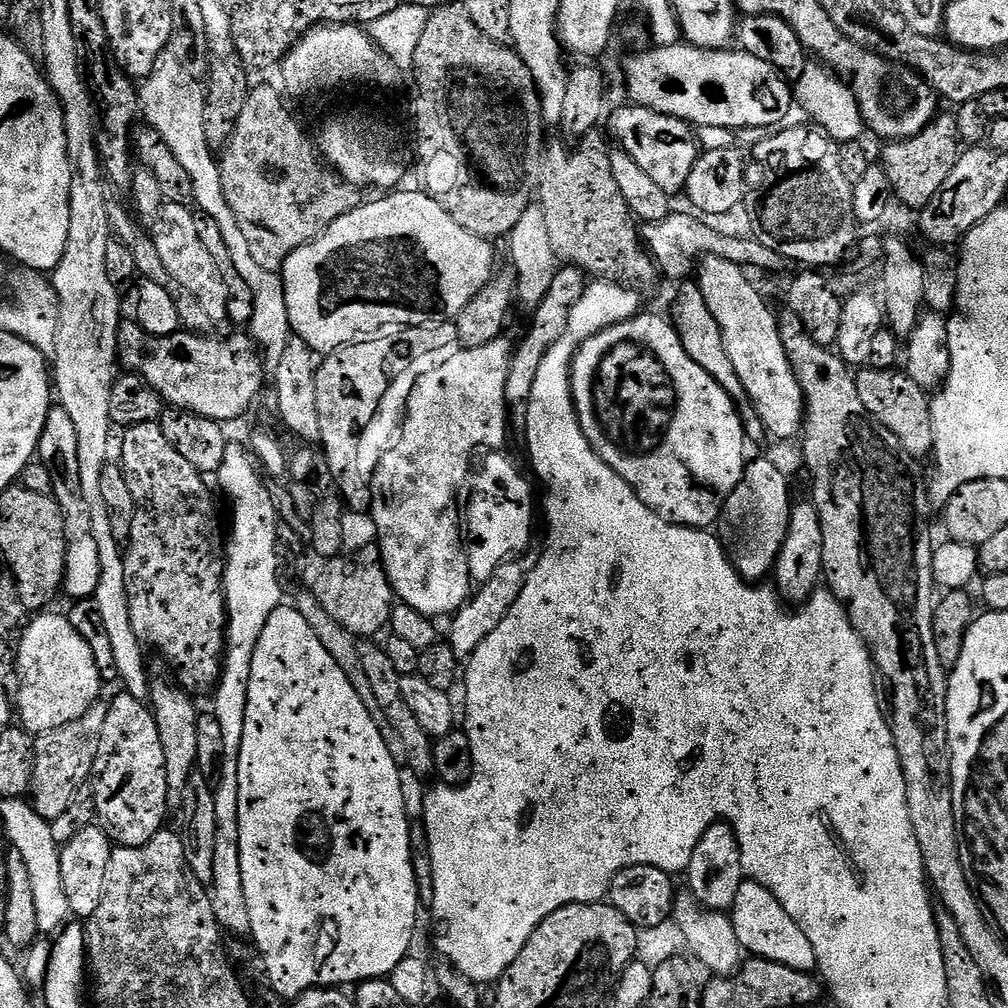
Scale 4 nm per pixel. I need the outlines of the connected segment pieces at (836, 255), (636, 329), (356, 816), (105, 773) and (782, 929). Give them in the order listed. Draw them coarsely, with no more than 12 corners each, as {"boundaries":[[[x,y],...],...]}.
{"boundaries":[[[819,127],[761,142],[755,239],[820,270],[857,247],[854,181]],[[665,317],[580,345],[592,449],[708,530],[744,477],[736,401]],[[299,608],[254,646],[238,846],[277,997],[413,951],[402,769]],[[108,704],[90,777],[99,827],[137,848],[170,816],[151,707]],[[745,879],[730,909],[745,953],[817,971],[814,946],[769,888]]]}

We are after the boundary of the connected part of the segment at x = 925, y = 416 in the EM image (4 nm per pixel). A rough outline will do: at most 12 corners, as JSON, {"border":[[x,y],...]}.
{"border":[[907,371],[855,373],[862,406],[911,456],[933,451],[930,396]]}

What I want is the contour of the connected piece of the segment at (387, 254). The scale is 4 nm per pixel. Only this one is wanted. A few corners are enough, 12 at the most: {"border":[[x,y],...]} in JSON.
{"border":[[427,191],[290,254],[292,331],[331,354],[440,325],[497,267]]}

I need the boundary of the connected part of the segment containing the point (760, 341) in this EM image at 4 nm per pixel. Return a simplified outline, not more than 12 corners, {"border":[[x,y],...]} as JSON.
{"border":[[739,264],[698,283],[767,435],[806,419],[777,313]]}

